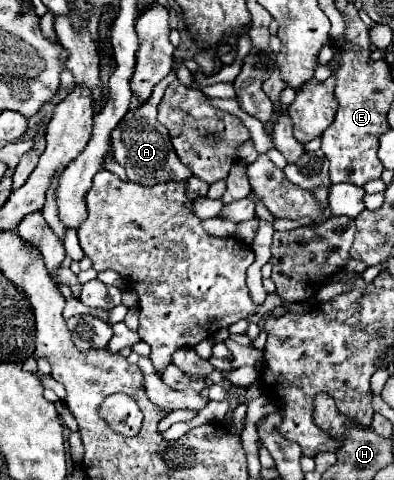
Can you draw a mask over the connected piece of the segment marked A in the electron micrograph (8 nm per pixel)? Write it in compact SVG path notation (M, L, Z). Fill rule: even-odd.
M173 70L170 73L154 86L151 100L147 104L143 104L141 108L129 110L125 114L123 122L119 122L119 126L113 130L115 160L127 170L127 180L141 184L141 186L155 186L157 182L167 182L167 180L181 182L181 180L189 180L193 176L191 170L185 164L181 164L181 160L177 158L167 130L163 126L159 126L159 122L157 122L159 100L162 100L167 86L177 79Z

